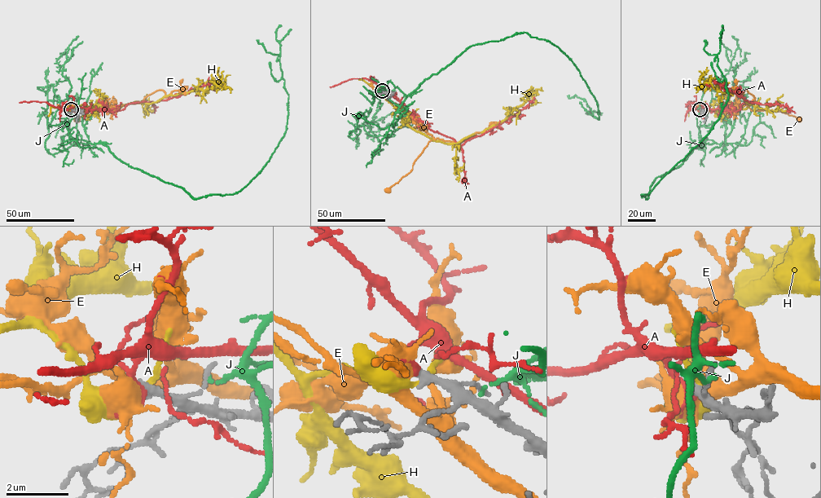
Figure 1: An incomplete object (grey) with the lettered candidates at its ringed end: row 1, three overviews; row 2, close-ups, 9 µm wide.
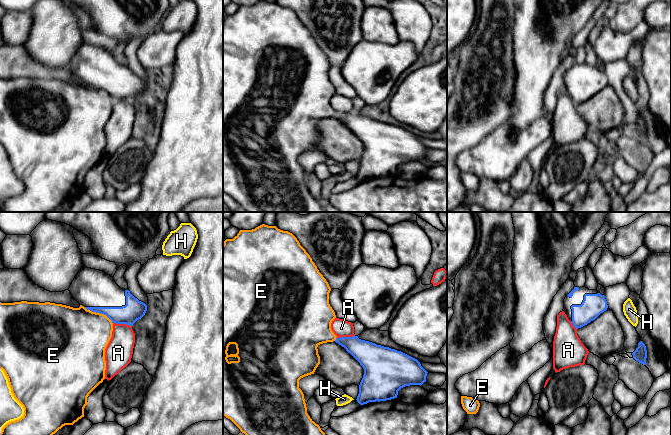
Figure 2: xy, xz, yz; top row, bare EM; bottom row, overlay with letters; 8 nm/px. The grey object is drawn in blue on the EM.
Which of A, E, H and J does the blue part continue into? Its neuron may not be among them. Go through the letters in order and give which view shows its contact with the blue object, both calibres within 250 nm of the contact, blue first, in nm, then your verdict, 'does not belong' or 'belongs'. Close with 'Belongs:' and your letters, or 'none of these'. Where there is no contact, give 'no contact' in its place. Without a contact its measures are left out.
A: xy | 160/220 nm | does not belong
E: xy | 160/460 nm | does not belong
H: no contact | does not belong
J: no contact | does not belong
Belongs: none of these

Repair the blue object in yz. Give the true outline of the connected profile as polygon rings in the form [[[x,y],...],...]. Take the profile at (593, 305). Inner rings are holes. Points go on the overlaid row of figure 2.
[[[574,287],[564,299],[563,311],[578,329],[595,320],[608,308],[604,295],[586,287]]]

